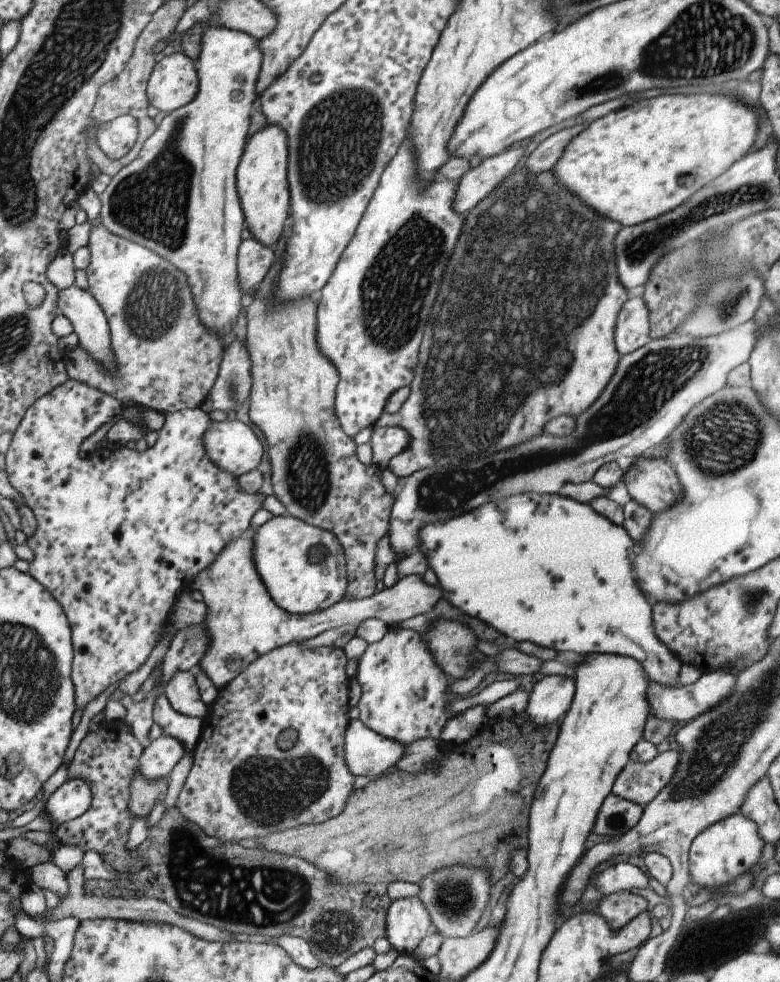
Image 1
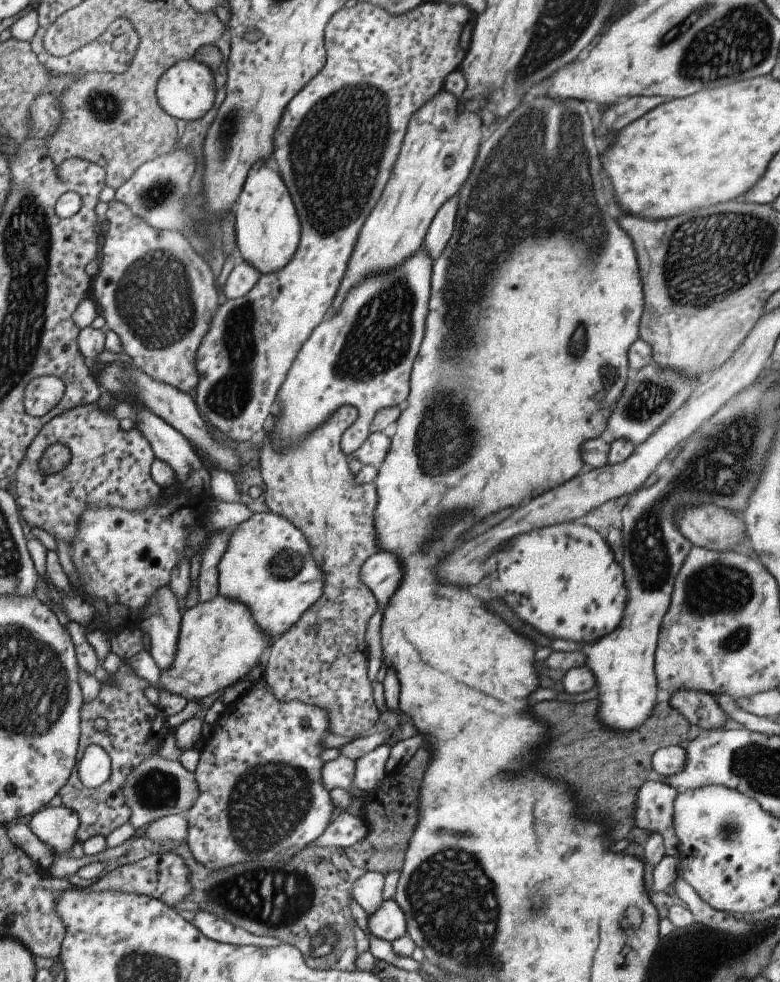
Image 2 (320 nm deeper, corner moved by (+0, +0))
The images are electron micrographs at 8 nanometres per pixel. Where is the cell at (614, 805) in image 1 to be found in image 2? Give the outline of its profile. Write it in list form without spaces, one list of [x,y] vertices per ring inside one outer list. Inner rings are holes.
[[[652,776],[633,794],[636,798],[634,826],[648,833],[659,833],[663,843],[664,855],[677,857],[678,842],[672,819],[674,800],[678,790],[660,778]]]

